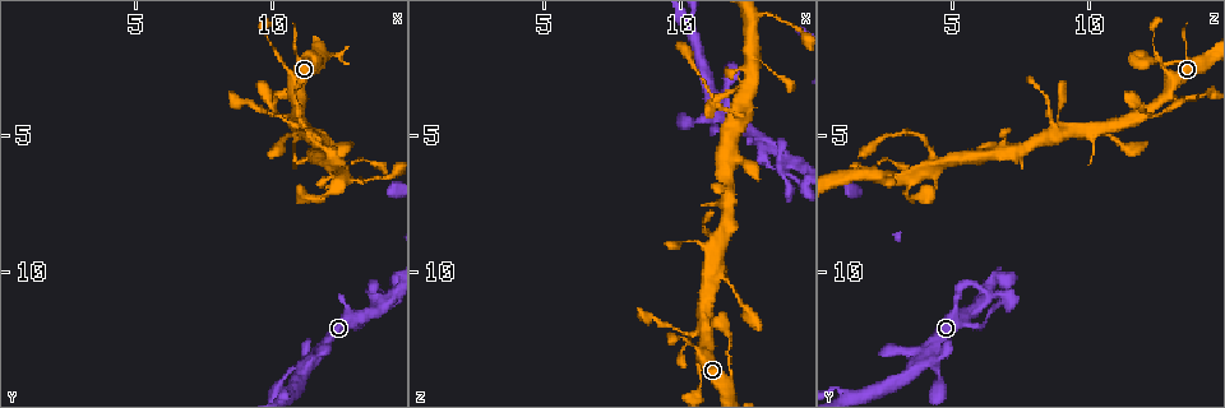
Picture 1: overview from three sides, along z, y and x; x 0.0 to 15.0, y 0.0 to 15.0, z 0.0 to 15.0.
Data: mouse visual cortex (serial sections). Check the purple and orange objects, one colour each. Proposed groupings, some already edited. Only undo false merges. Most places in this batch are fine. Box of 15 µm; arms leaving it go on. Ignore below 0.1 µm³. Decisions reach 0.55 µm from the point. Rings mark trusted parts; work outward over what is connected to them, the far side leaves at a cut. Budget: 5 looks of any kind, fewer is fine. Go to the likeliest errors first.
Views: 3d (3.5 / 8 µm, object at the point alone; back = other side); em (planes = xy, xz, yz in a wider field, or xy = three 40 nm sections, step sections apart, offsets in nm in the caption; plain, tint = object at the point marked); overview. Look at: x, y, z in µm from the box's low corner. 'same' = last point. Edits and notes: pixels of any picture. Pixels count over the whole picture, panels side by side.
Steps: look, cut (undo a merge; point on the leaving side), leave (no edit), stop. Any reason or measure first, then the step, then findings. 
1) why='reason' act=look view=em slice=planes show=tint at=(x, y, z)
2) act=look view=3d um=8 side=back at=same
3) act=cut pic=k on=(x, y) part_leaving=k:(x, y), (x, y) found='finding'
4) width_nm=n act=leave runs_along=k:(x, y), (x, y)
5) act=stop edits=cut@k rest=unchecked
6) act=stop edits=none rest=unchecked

why='a fork' act=look view=3d um=3.5 at=(10.9, 4.0, 12.2)

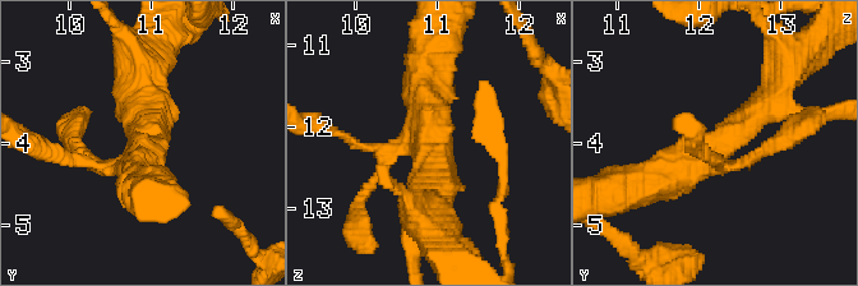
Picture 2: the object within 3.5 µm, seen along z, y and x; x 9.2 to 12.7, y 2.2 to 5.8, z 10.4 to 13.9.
arms=3 arm_widths_nm=150,300,450 act=look view=em slice=xy step=2 show=tint at=(10.95, 4.10, 12.20)

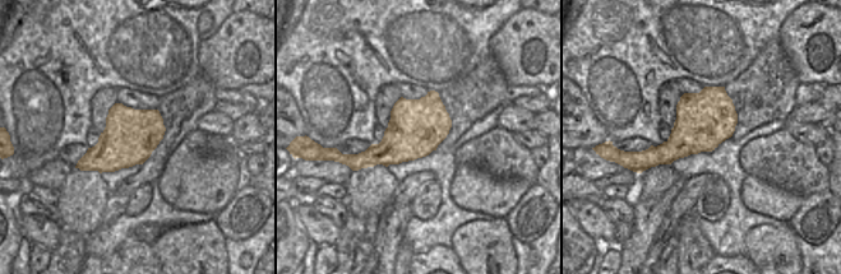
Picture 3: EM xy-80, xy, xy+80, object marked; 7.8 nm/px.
act=leave runs_along=2:(771, 88), (719, 147), (637, 187) found='all the same cell'

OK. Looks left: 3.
act=look view=3d um=3.5 at=(12.1, 5.7, 4.3)

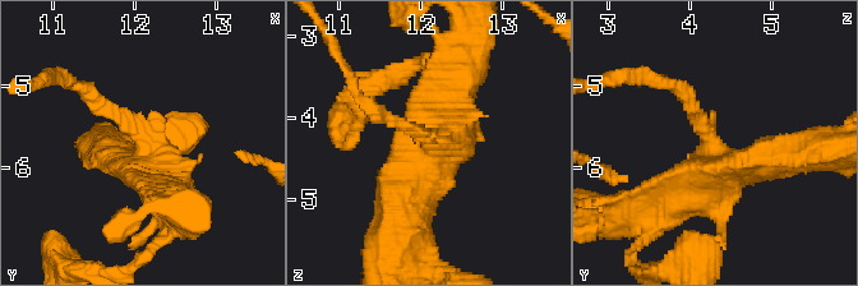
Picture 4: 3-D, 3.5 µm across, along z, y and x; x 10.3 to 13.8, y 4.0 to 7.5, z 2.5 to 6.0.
act=look view=em slice=xy step=5 show=tint at=(12.10, 5.70, 4.30)

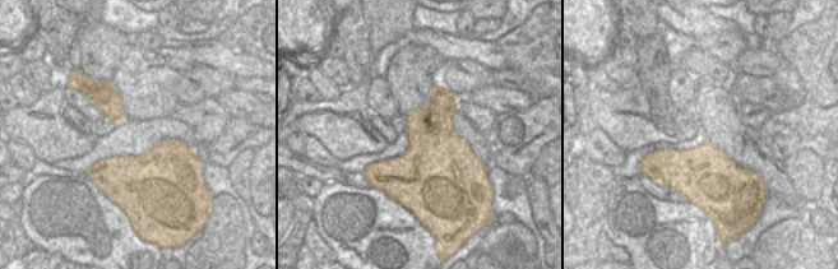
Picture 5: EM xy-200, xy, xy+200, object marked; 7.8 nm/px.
act=leave runs_along=4:(402, 217), (461, 81) found='one cell here'

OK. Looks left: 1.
act=stop edits=none rest=unchecked

